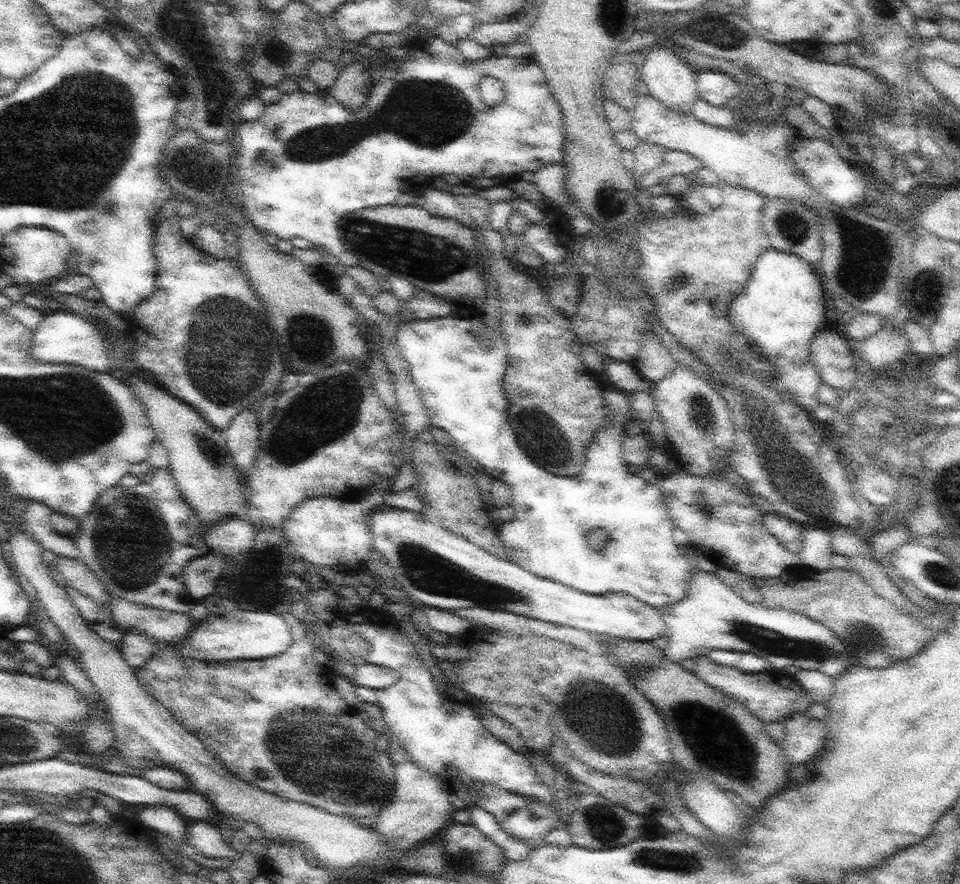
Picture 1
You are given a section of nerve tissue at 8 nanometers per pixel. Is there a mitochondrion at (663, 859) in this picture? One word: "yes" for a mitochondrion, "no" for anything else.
yes

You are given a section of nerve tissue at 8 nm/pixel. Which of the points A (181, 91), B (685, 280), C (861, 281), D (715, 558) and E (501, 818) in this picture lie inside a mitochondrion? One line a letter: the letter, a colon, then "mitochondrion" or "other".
A: other
B: mitochondrion
C: mitochondrion
D: other
E: other

